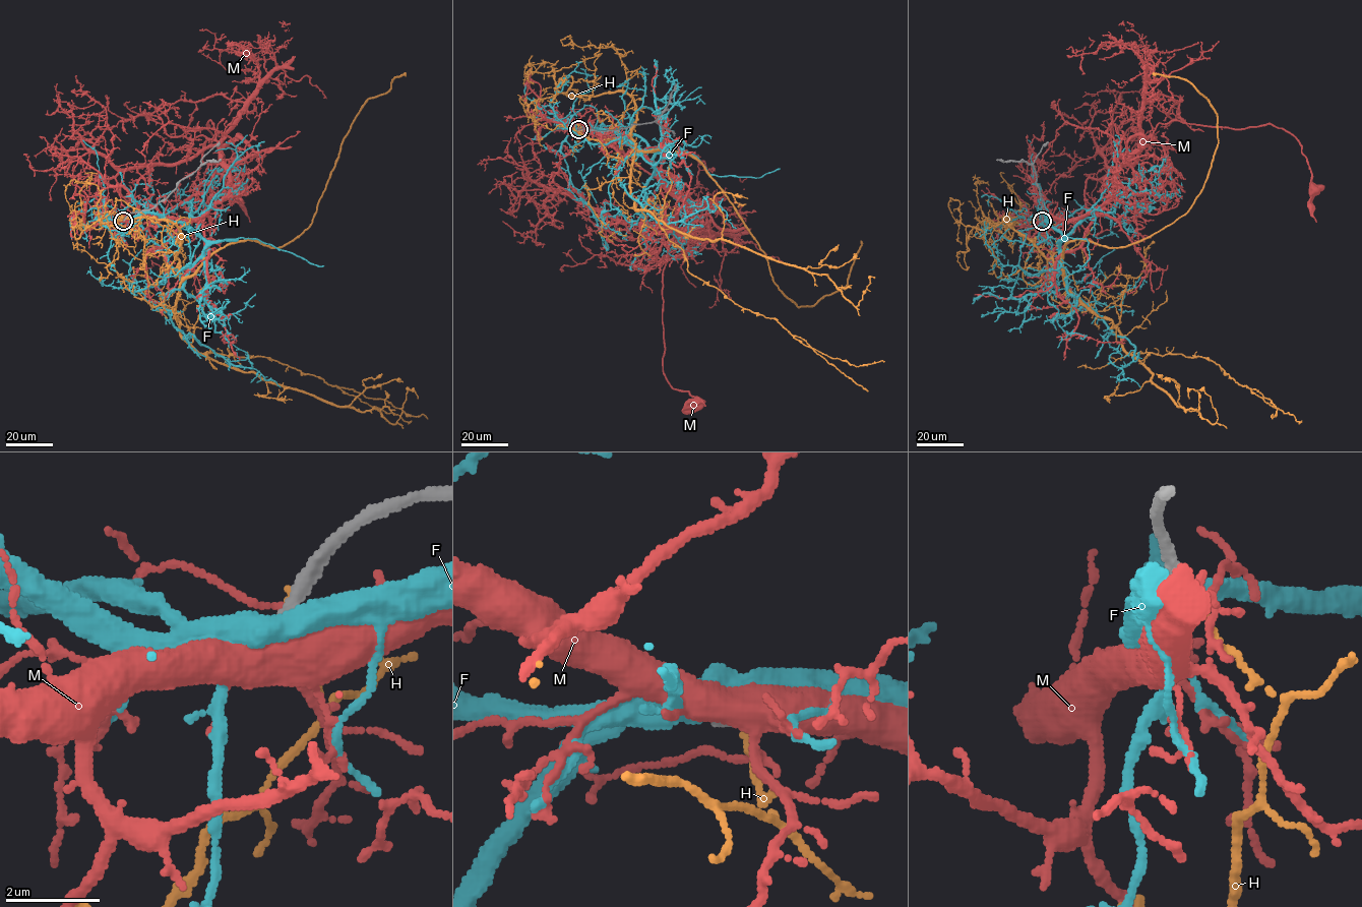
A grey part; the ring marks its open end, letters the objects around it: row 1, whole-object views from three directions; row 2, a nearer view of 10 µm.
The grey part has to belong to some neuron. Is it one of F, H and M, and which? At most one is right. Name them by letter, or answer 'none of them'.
none of them

